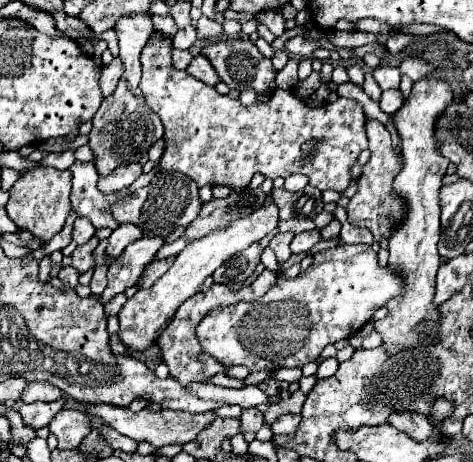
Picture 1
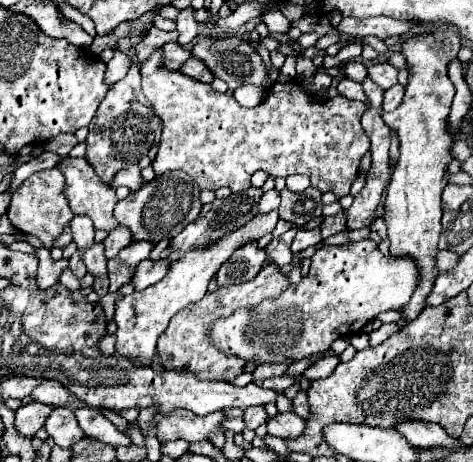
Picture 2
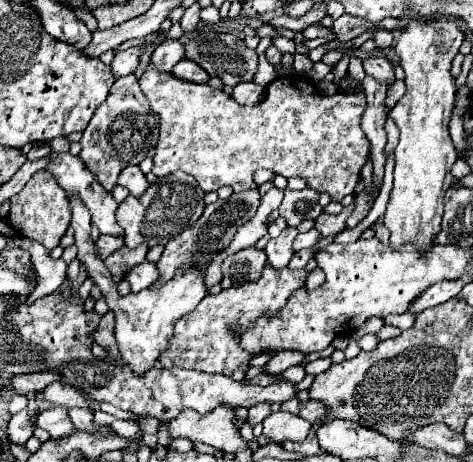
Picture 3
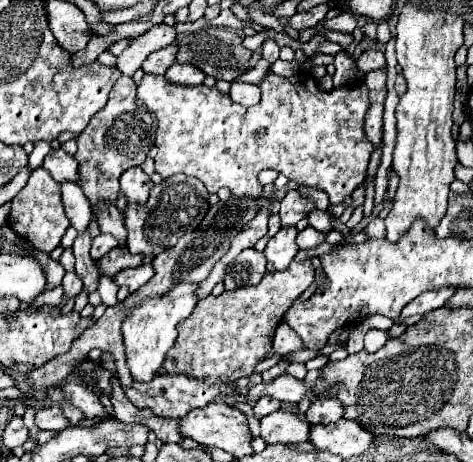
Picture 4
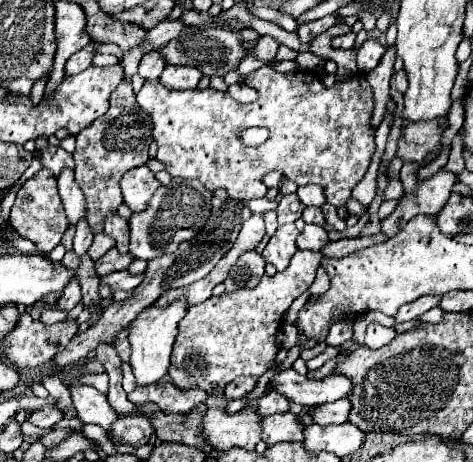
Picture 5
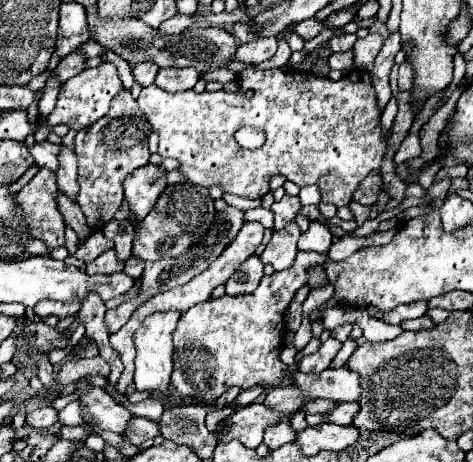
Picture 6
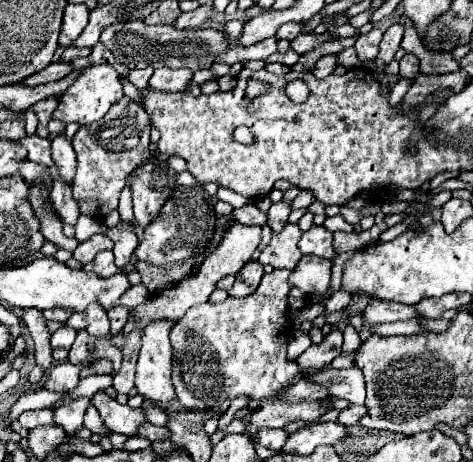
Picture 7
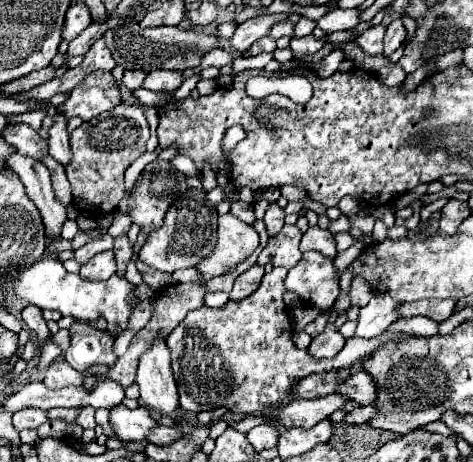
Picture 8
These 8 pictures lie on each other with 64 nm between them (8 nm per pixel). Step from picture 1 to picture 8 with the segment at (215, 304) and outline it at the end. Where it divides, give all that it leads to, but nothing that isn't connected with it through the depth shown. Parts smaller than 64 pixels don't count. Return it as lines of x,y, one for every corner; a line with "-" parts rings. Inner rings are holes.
274,268
262,278
260,288
238,302
228,300
222,308
198,308
188,312
186,324
180,322
166,338
172,370
180,394
180,408
188,412
204,412
226,408
228,412
256,414
280,404
288,404
296,384
312,374
350,366
354,360
370,354
381,343
406,339
413,335
385,331
370,339
350,338
344,348
328,360
316,360
300,350
292,340
292,324
284,306
284,268

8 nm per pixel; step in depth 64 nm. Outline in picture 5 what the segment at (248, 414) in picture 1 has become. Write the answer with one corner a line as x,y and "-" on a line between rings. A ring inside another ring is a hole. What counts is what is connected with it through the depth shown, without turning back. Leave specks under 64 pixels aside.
268,390
266,396
262,396
258,400
258,410
262,416
270,416
270,414
276,414
276,412
288,412
292,406
292,400
280,396
280,392
276,390

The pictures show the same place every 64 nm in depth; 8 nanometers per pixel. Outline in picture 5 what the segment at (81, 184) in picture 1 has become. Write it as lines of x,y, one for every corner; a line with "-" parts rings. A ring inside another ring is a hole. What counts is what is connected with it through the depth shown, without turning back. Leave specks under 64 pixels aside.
46,146
44,150
36,150
34,156
42,162
44,168
52,170
54,176
58,176
62,172
62,168
74,168
74,160
72,154
68,154
66,150
62,150
60,146
-
110,214
104,222
104,234
116,240
116,248
120,254
128,254
128,220
118,214

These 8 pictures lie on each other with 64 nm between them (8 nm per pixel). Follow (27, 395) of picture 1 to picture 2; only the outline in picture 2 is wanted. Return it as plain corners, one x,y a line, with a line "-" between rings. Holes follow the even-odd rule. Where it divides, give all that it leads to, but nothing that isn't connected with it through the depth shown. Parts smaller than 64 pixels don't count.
44,380
32,394
34,400
42,402
42,404
50,404
50,406
66,406
68,402
76,400
68,388
64,388
58,380

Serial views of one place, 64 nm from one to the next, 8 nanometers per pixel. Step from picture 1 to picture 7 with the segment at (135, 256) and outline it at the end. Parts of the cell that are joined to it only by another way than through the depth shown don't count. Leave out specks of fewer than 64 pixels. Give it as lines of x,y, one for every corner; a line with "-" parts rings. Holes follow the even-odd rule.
104,250
104,252
100,252
92,262
88,262
84,268
82,268
84,272
94,272
96,276
100,276
100,278
110,278
112,274
118,274
120,270
116,268
116,264
114,264
114,254
112,254
112,250

